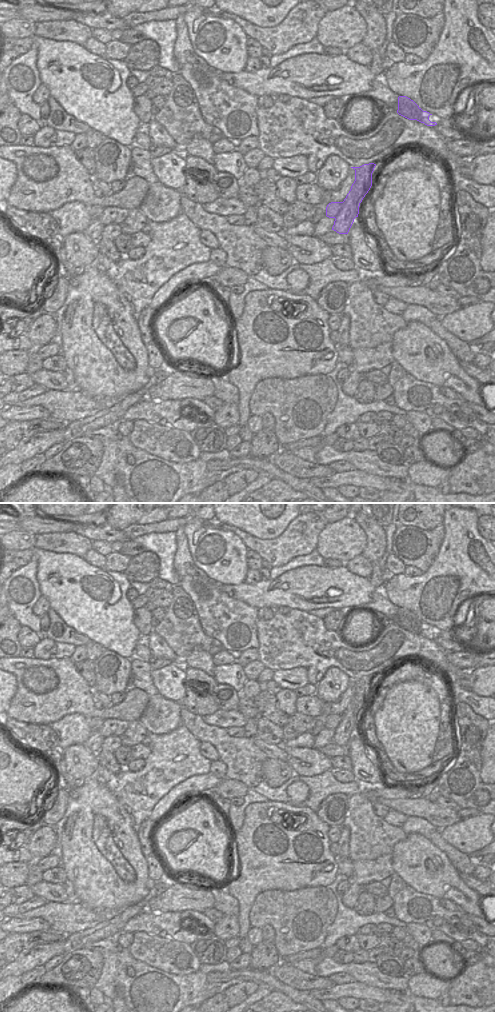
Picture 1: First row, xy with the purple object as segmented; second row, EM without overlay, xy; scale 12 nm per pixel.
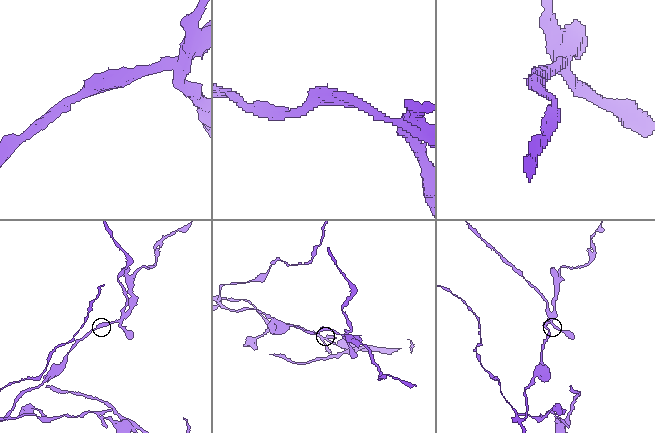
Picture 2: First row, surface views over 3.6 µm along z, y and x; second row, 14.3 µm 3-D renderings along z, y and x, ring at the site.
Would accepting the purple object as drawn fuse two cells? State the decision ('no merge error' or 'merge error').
merge error

